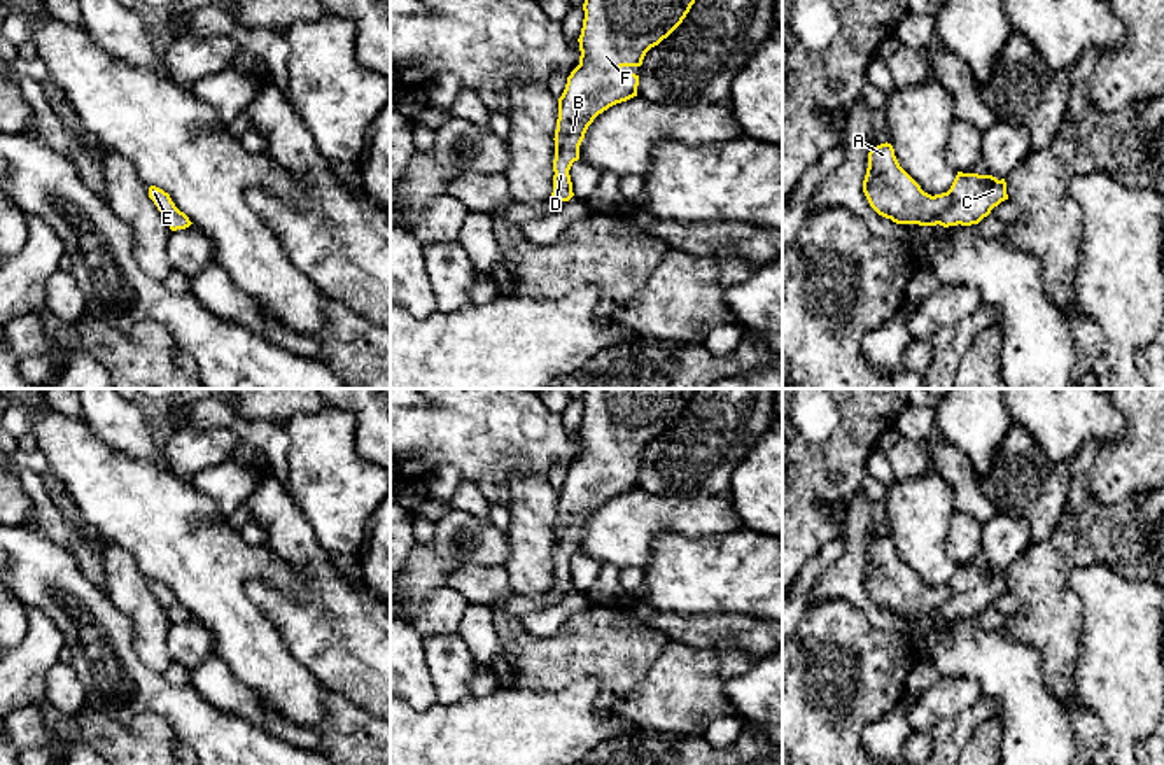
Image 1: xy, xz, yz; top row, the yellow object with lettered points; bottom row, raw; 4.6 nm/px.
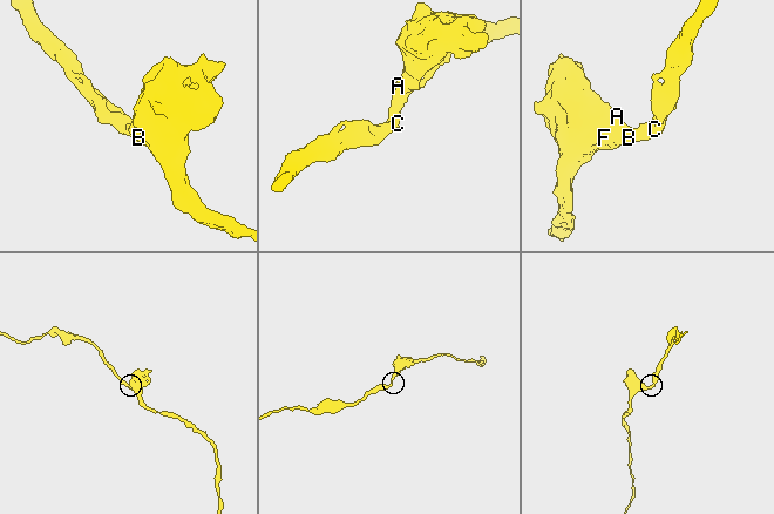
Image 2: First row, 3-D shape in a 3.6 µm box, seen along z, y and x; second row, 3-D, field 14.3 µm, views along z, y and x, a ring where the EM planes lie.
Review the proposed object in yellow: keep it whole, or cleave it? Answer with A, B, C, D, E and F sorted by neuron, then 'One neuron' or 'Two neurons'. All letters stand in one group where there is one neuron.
Groups: A B C D E F. One neuron

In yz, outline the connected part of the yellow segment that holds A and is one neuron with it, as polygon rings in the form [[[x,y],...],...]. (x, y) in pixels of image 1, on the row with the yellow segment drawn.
[[[887,142],[868,152],[863,193],[879,215],[896,224],[943,228],[978,224],[1008,200],[1005,179],[963,172],[947,193],[931,196],[900,166]]]

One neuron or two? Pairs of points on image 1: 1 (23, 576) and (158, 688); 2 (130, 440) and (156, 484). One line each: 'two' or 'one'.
1: one
2: two

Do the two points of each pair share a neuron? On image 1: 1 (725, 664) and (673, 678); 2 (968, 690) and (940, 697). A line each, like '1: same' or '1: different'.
1: same
2: same

